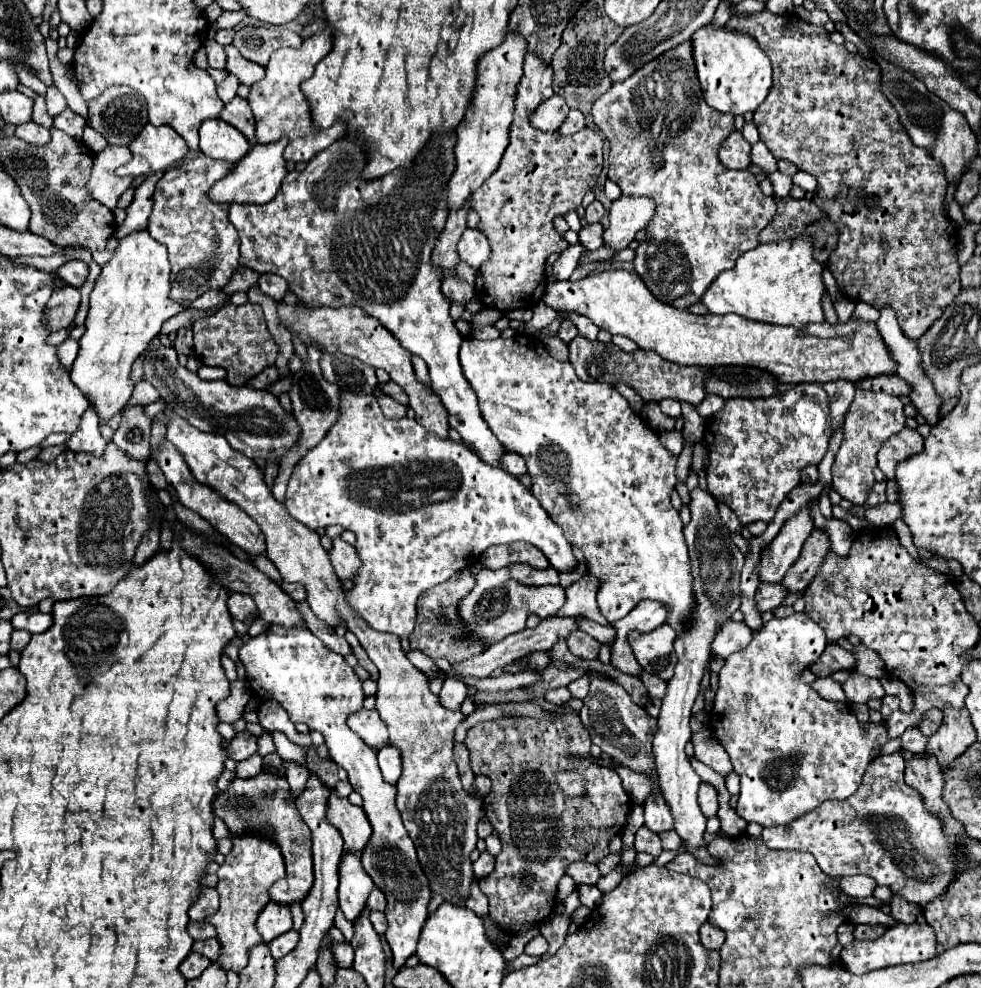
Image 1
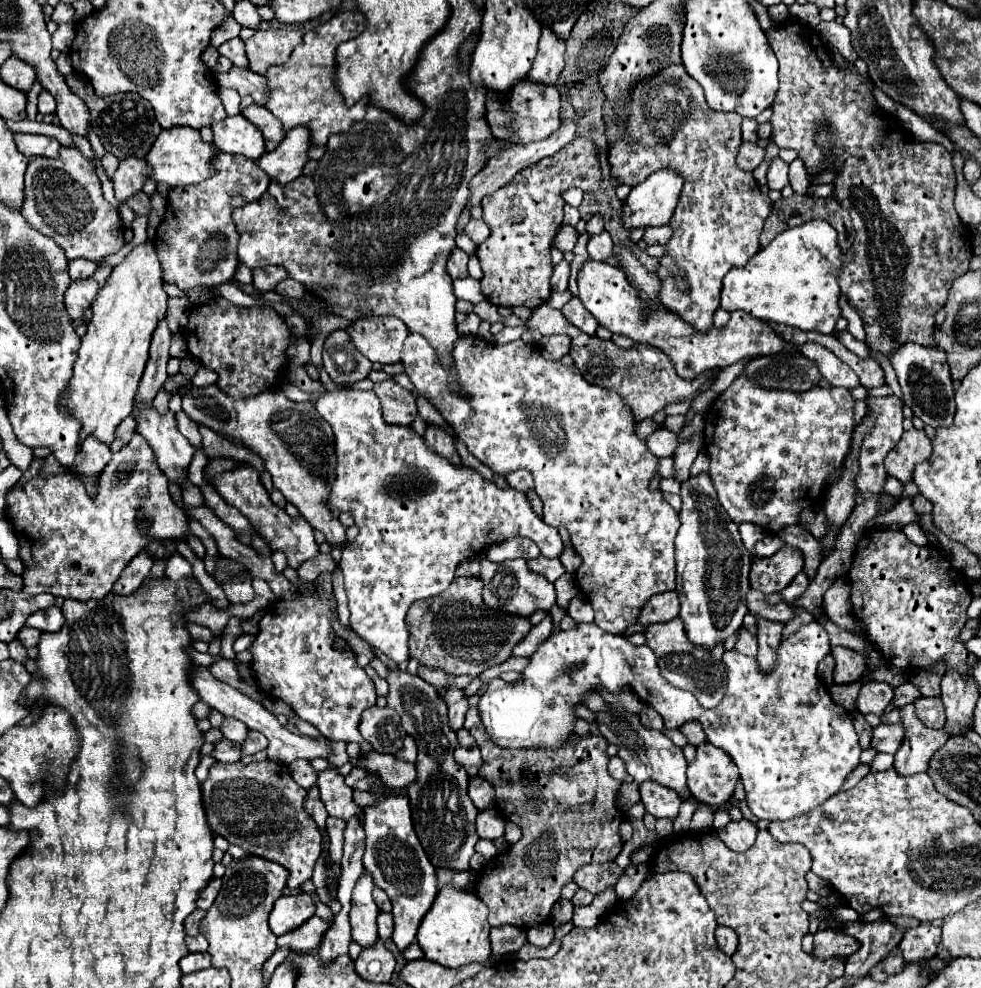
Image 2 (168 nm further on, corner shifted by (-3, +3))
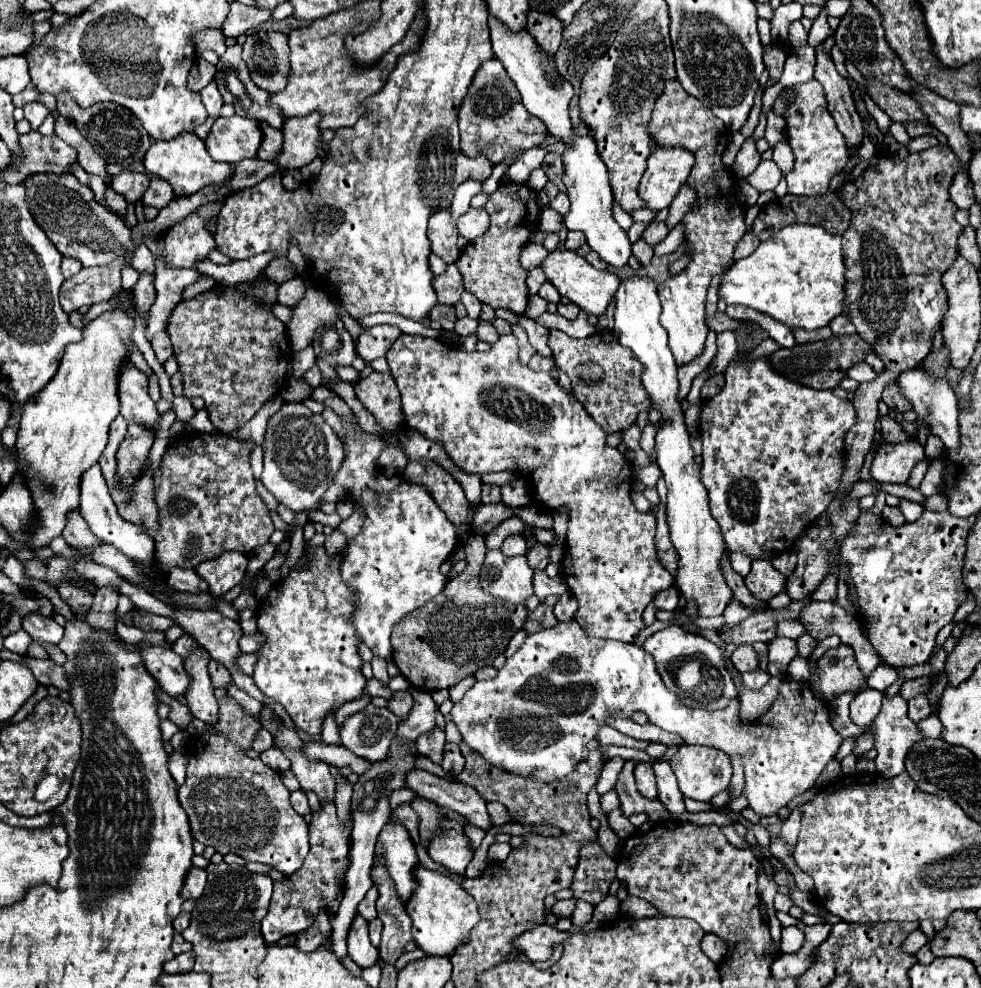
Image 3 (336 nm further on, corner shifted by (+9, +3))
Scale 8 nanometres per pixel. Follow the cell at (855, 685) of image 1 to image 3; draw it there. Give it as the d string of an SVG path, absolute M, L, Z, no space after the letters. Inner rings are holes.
M861 689L851 701L851 721L859 727L869 727L873 719L879 715L883 693L877 689Z

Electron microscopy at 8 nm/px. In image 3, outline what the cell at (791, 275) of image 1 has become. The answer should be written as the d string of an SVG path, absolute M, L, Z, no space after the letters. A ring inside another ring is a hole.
M789 225L777 231L769 241L761 243L749 257L739 259L731 265L731 269L723 275L719 285L719 297L723 297L729 305L745 305L757 309L761 313L771 315L773 319L785 323L787 327L799 329L819 329L827 327L831 319L843 313L845 303L845 263L843 263L843 249L841 237L829 235L825 229L817 225Z

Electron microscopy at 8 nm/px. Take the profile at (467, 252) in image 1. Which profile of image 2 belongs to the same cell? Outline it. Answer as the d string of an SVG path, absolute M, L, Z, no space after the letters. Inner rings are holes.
M471 219L467 225L465 225L465 233L469 235L469 239L475 243L475 245L481 245L487 237L489 237L489 227L485 225L483 219Z

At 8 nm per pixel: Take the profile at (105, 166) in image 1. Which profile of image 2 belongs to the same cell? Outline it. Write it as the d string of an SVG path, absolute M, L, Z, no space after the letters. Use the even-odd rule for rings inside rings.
M121 159L117 171L113 173L113 185L115 185L115 199L119 203L127 201L131 195L141 191L143 181L149 175L149 165L145 159Z

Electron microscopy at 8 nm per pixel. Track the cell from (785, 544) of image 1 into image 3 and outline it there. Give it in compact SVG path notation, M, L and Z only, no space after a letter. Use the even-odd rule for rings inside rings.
M757 559L751 565L751 573L745 577L745 585L757 599L767 603L785 589L785 575L773 569L769 561Z

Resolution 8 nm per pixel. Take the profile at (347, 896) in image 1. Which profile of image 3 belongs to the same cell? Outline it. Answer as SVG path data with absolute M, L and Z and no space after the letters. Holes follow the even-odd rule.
M357 915L349 937L347 937L347 947L349 947L349 957L359 965L359 967L373 967L379 963L379 949L373 947L369 943L369 935L367 935L367 921Z

